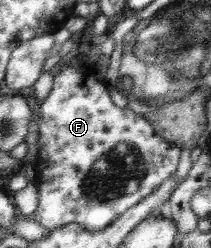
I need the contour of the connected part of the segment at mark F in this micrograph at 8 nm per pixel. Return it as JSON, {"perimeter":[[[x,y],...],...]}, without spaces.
{"perimeter":[[[81,58],[72,60],[54,76],[52,89],[40,106],[39,151],[35,163],[38,207],[32,222],[51,230],[68,224],[78,224],[91,232],[106,228],[175,174],[179,164],[181,149],[160,137],[146,118],[128,107],[116,105],[108,81],[100,77],[101,65],[84,64]]]}

